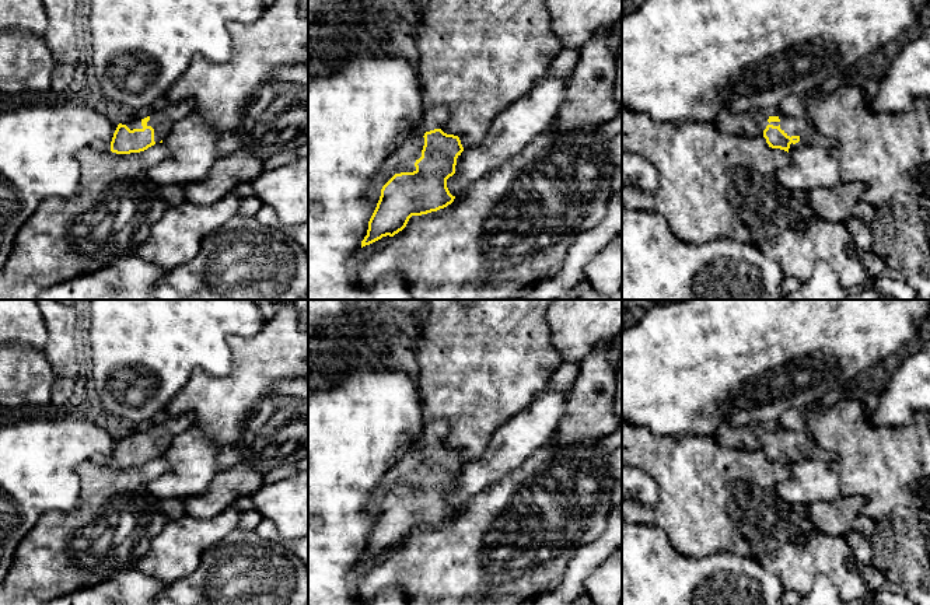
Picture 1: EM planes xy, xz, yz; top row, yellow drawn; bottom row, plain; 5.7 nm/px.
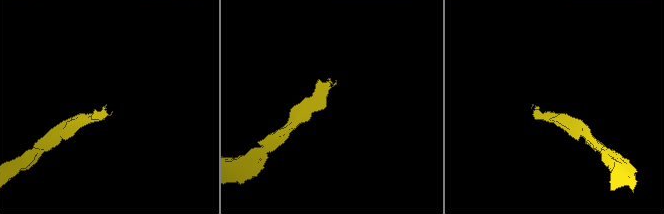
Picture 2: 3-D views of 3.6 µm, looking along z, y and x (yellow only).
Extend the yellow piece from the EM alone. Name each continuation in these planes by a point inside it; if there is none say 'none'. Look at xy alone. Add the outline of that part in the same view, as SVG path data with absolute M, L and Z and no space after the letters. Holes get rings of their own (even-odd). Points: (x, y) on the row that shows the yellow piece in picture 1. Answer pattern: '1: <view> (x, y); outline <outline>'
1: xy (161, 122); outline M192 98L178 104L169 104L155 115L150 115L150 120L147 122L147 126L151 126L154 129L155 144L164 140L169 127L175 122L186 118L195 109L196 109L196 101Z

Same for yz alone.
1: yz (762, 119); outline M756 115L755 118L759 122L759 125L762 126L763 130L766 129L768 125L773 125L773 126L779 126L780 125L780 122L770 122L769 123L768 122L769 115Z

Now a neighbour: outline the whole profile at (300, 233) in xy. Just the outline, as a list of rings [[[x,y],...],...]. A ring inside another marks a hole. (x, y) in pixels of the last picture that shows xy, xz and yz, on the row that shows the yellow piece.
[[[308,221],[286,228],[289,237],[291,237],[300,246],[308,251]]]

